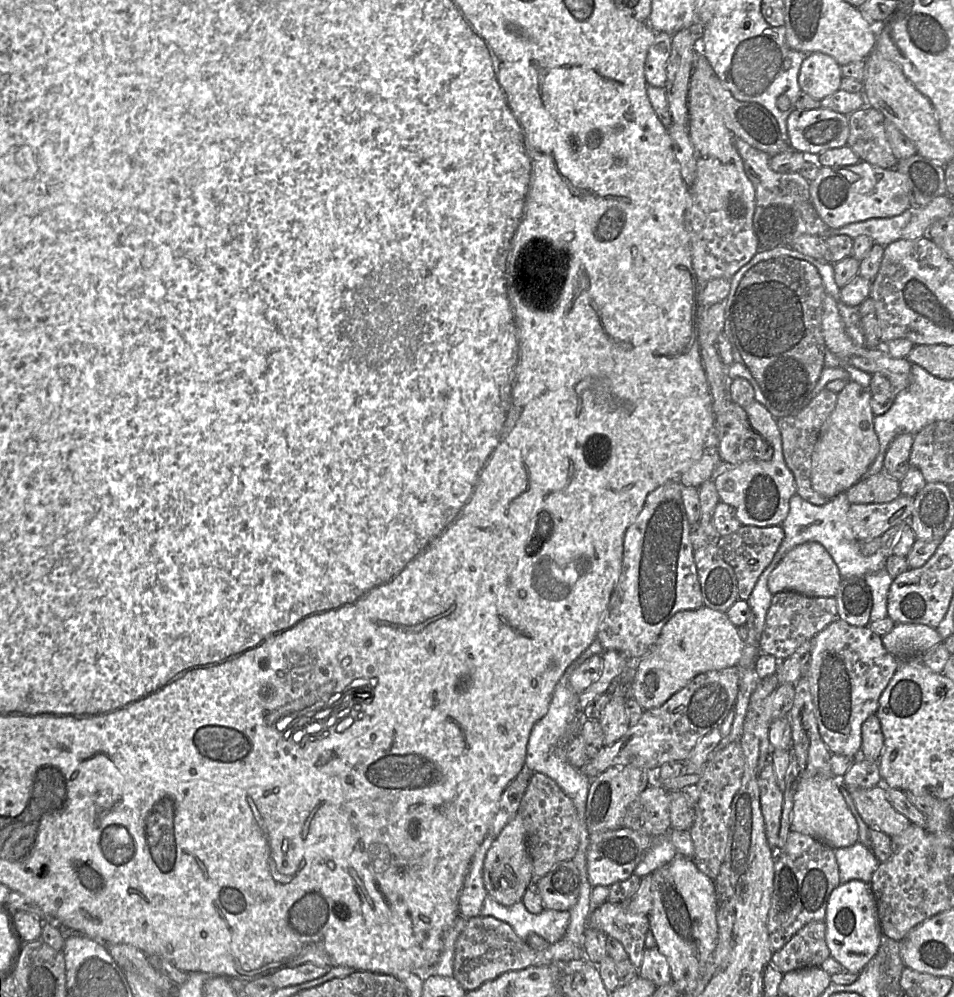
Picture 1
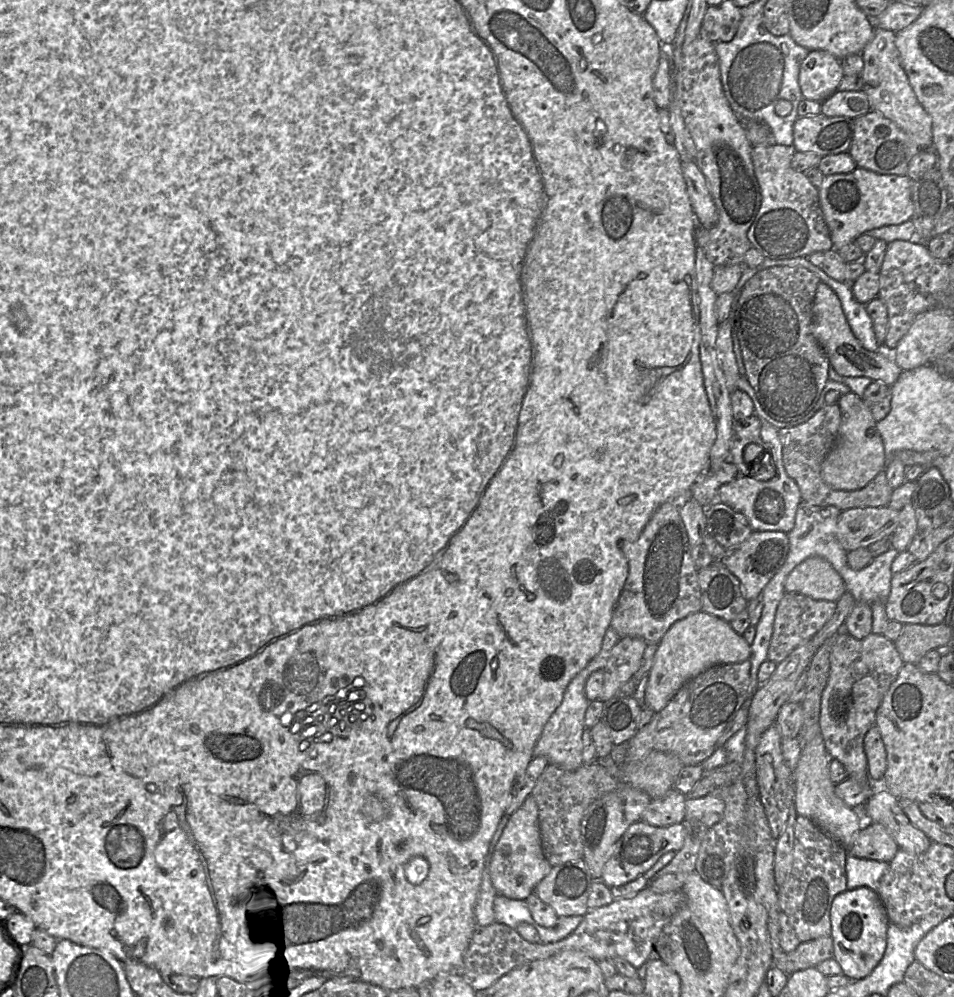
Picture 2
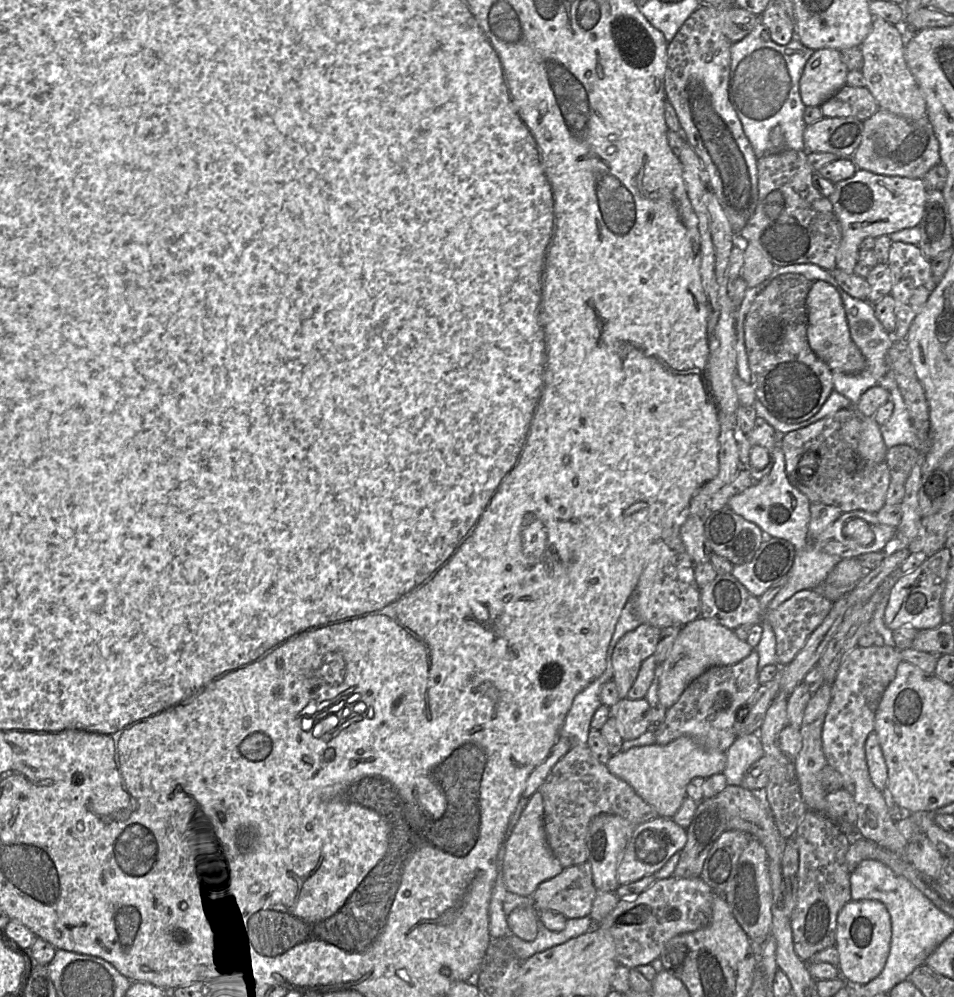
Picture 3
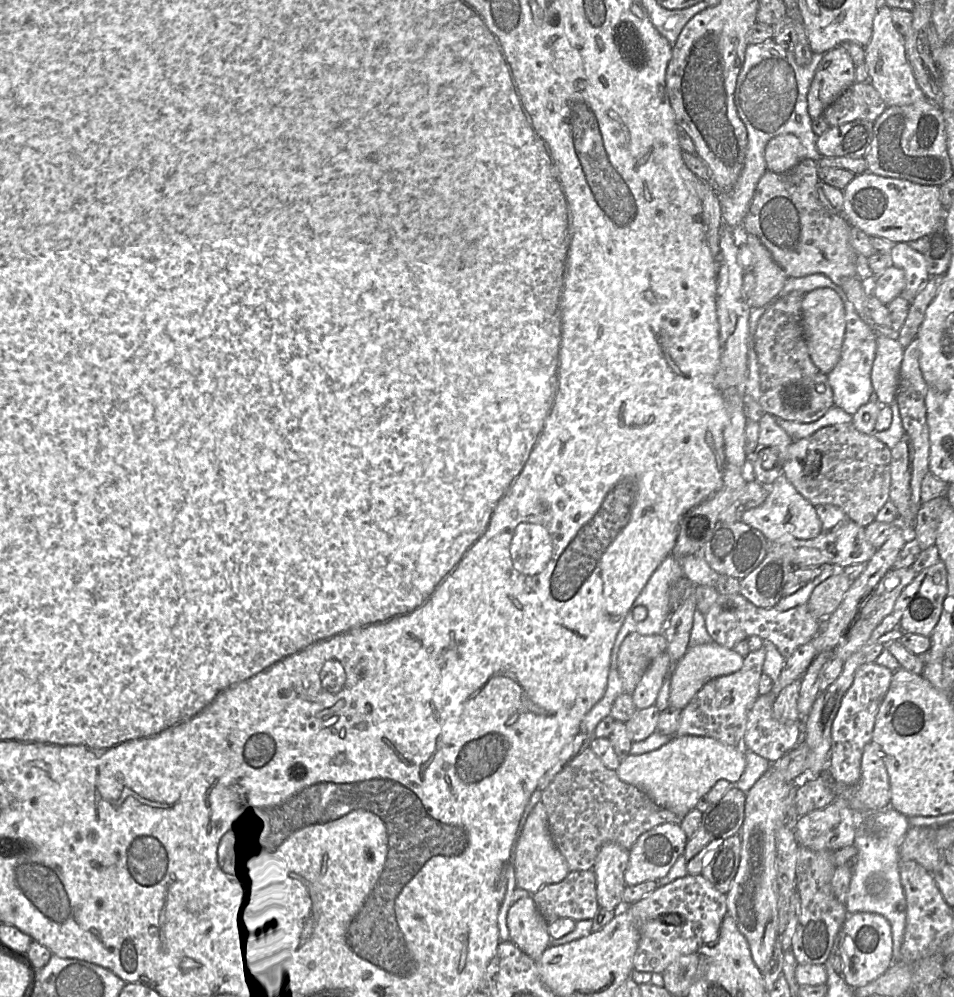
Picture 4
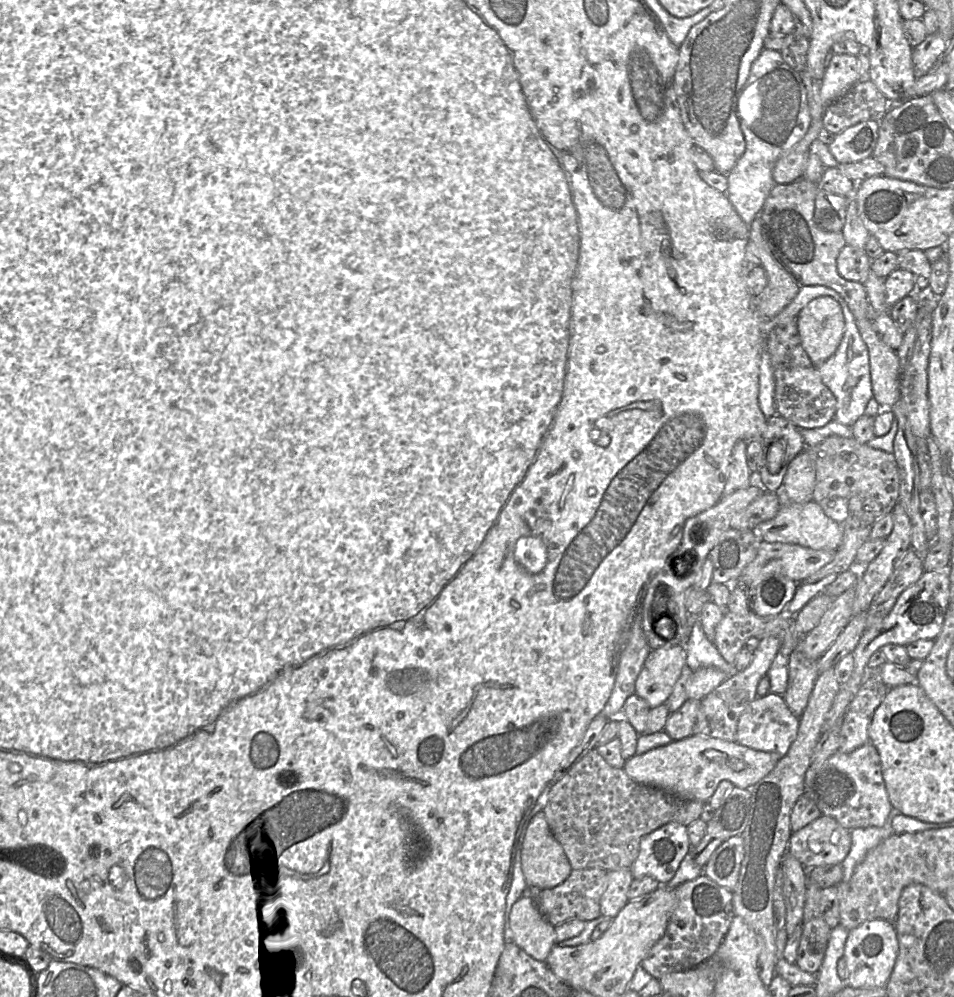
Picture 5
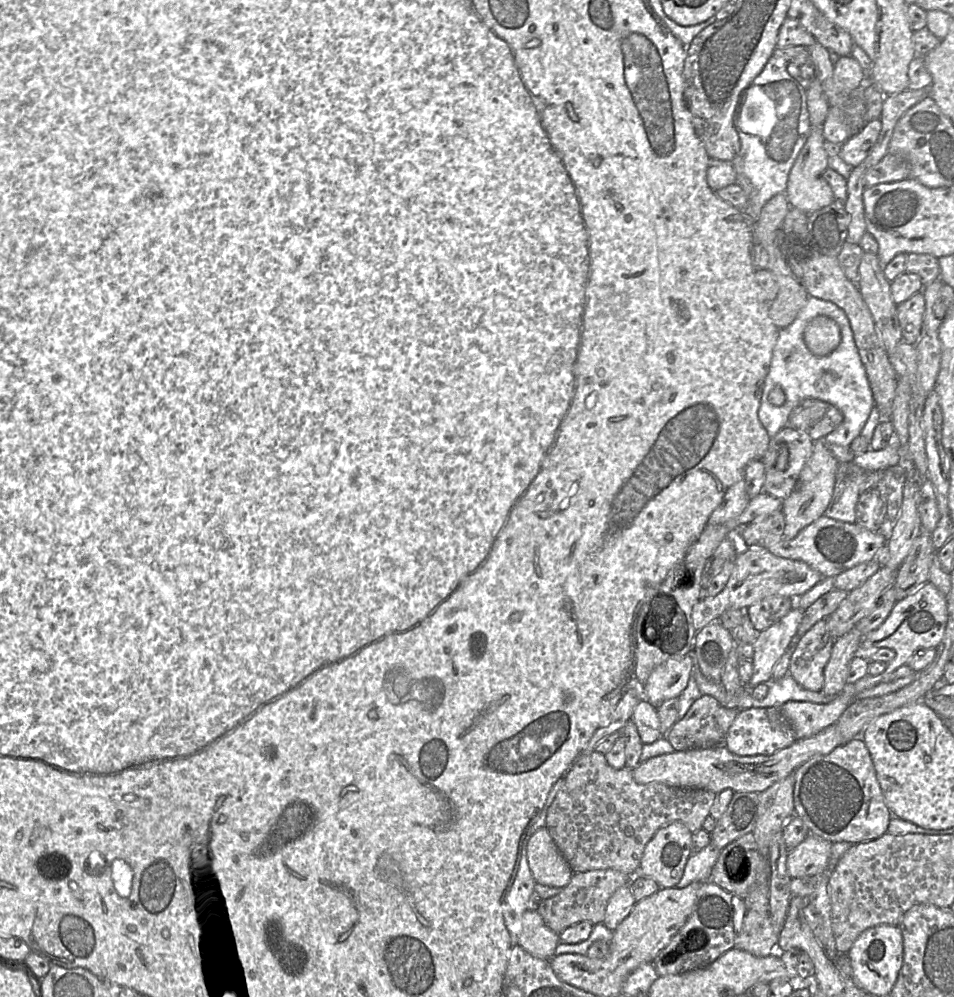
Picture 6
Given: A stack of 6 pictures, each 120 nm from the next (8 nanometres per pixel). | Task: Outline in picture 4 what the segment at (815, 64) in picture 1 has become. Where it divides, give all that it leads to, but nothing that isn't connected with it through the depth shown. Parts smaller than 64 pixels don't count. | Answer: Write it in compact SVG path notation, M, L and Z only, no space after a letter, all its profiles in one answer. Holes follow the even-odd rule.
M840 46L823 54L807 94L812 120L821 117L827 107L855 83L855 68L850 55Z

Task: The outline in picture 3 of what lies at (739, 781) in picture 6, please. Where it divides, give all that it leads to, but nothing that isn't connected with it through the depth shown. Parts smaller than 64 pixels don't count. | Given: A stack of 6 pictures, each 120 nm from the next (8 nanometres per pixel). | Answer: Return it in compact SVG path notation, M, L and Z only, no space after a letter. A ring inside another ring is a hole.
M682 736L667 745L633 747L612 755L606 766L610 773L627 782L661 817L672 818L679 810L686 794L686 787L696 777L707 778L722 773L726 766L726 754L707 750L688 736Z

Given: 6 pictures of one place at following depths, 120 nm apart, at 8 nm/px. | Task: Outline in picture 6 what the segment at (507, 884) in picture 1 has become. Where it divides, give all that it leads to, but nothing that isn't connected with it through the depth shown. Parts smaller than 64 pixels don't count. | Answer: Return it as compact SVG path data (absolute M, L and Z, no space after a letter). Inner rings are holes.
M546 827L539 828L530 836L526 855L537 883L561 888L569 884L574 871Z

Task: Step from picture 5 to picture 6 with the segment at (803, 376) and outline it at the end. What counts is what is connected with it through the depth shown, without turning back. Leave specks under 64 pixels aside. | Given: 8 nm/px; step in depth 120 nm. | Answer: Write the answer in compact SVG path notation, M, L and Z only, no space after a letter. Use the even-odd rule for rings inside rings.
M807 398L789 415L789 426L805 432L811 439L819 440L840 426L842 412L834 405L814 398Z

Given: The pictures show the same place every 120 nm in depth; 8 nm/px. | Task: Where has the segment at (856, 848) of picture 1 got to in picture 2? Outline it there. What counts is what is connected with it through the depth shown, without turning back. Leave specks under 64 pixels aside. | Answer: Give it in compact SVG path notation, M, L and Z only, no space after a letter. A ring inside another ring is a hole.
M848 852L846 858L847 890L867 887L877 893L880 879L888 868L888 863L857 858Z

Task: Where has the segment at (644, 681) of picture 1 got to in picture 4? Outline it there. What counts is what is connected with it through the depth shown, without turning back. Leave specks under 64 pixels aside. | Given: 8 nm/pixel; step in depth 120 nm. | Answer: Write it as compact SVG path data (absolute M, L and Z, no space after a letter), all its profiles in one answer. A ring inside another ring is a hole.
M716 642L689 647L685 655L675 664L670 681L670 706L683 709L710 680L732 674L743 666L744 657L734 649L725 648Z

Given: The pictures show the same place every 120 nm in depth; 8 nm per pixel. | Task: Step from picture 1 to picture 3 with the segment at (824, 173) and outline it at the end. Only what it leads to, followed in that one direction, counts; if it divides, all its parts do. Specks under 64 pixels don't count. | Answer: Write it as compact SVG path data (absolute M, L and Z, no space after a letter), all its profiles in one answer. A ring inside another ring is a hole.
M859 168L852 177L837 182L834 192L828 197L842 230L842 239L836 254L837 268L848 274L854 273L854 268L859 263L860 245L865 238L877 238L918 226L925 208L926 192L927 187L923 179L882 175Z

